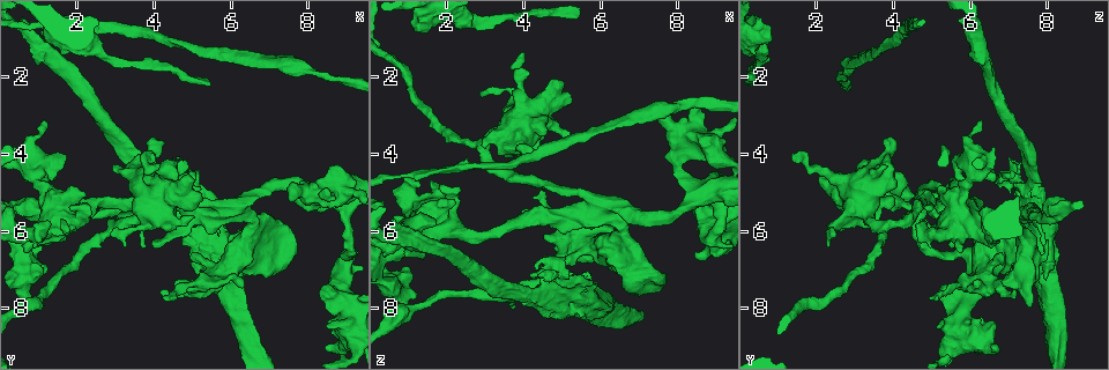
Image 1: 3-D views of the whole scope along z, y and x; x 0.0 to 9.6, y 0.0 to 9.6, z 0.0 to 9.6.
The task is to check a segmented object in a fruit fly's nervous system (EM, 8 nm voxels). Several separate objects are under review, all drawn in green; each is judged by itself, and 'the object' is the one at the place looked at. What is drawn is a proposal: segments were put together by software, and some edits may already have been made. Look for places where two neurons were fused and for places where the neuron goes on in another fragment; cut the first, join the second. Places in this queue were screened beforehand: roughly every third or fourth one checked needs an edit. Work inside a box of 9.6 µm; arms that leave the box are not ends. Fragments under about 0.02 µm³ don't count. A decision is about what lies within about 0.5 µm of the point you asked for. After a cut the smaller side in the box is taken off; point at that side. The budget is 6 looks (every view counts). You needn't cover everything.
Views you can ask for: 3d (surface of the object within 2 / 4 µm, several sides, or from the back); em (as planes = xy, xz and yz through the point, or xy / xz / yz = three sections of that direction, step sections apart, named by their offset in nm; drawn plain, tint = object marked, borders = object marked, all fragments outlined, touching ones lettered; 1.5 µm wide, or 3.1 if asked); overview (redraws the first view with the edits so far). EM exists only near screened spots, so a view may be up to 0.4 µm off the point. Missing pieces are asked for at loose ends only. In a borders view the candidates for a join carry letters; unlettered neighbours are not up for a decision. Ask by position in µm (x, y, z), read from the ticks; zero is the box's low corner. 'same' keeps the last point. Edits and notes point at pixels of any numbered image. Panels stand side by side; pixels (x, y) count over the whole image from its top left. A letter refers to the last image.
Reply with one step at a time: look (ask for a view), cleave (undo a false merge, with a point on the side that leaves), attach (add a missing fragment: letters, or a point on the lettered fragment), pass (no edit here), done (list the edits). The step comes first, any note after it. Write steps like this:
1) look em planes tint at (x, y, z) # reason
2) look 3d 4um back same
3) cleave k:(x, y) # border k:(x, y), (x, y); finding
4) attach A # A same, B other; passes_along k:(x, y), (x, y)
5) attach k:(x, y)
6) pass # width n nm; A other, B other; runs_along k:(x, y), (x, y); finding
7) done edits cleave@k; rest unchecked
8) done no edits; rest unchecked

look 3d 4um at (5.80, 5.35, 5.25) # sudden change in width

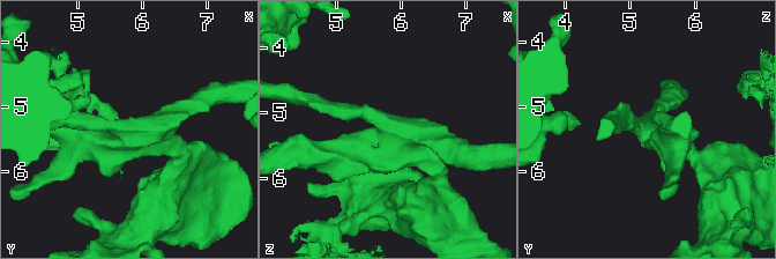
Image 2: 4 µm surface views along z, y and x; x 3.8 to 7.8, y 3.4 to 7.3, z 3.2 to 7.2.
look em planes plain at (5.80, 5.35, 5.30) # need the tissue

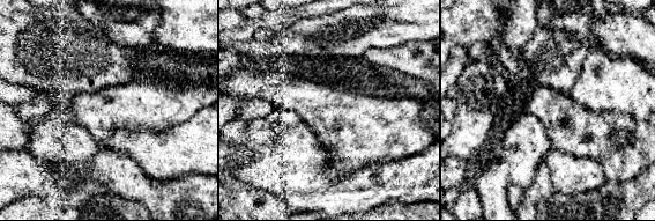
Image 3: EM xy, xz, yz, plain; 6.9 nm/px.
look em planes borders same # what lies round it

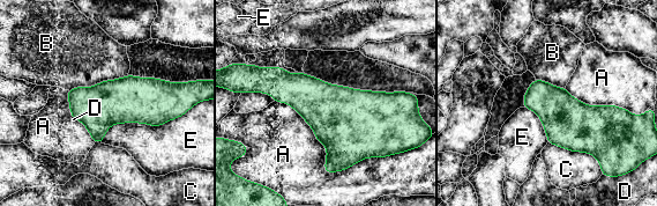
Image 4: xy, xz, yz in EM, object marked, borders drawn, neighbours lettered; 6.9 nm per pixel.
pass # A other, B other, C other, D other, E other; border 4:(275, 100), (327, 171), (401, 153); one neuron here

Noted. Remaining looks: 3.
look 3d 2um back at (7.65, 6.20, 7.10) # an open end

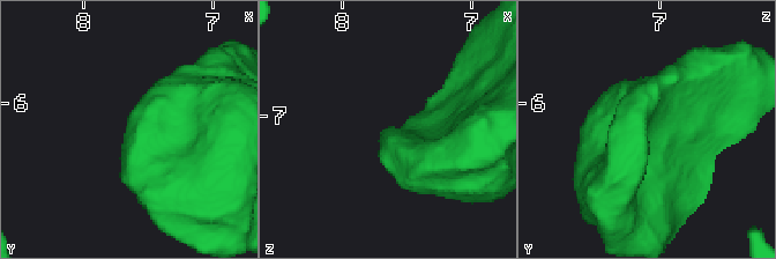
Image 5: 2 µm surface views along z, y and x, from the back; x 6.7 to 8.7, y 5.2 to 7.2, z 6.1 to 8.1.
look em planes borders at (7.64, 6.16, 7.12)

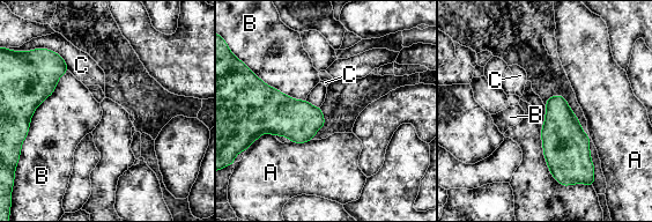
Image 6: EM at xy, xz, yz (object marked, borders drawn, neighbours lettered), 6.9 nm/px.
pass # longest_contact B 480 nm; A other, B other, C other; border 6:(68, 71), (36, 108), (29, 126); none of them fits

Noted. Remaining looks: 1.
done no edits; rest unchecked

